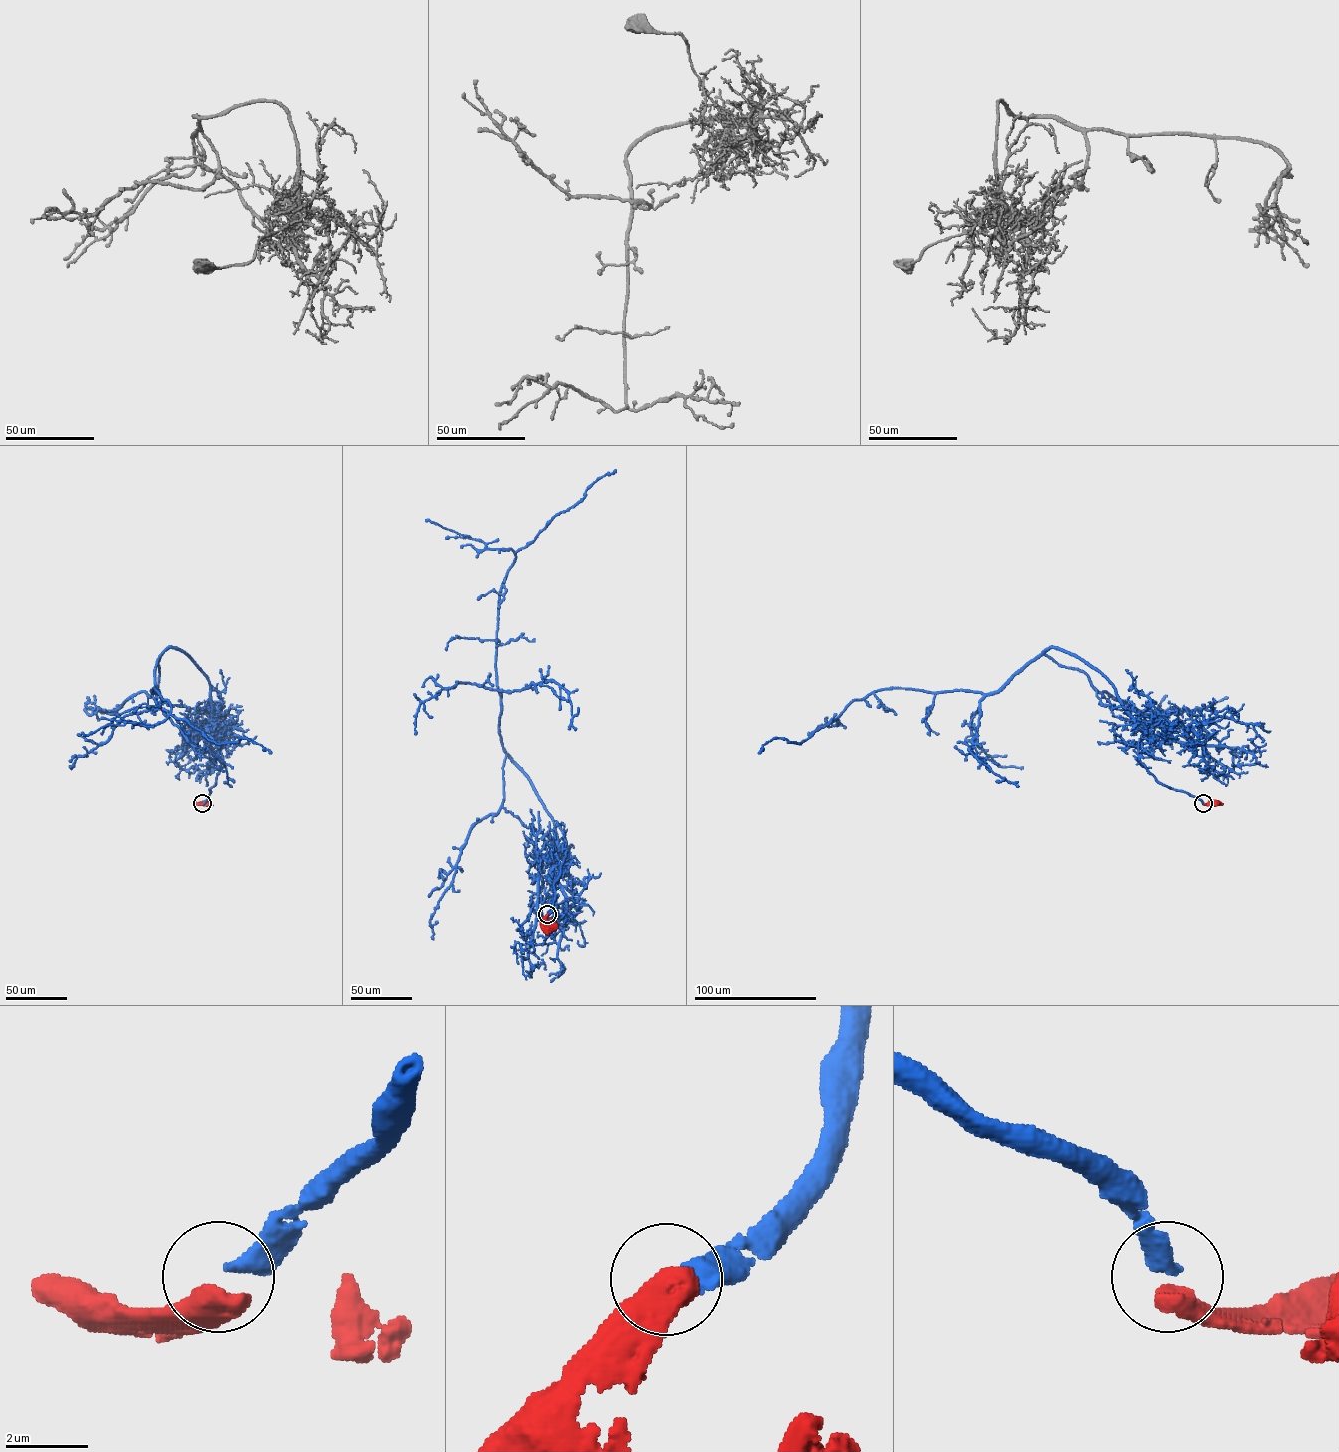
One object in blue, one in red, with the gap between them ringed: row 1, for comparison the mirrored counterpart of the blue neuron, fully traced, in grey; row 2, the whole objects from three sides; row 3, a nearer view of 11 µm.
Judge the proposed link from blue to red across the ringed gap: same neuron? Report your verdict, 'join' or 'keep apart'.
join

